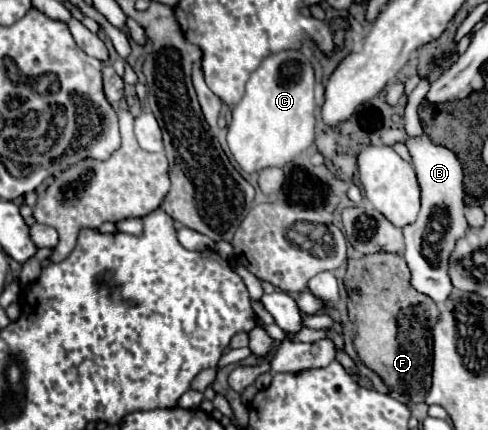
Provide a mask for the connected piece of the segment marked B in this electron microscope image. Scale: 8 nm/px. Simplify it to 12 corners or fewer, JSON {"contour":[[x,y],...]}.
{"contour":[[405,141],[421,211],[403,229],[411,285],[445,303],[469,227],[455,153]]}

